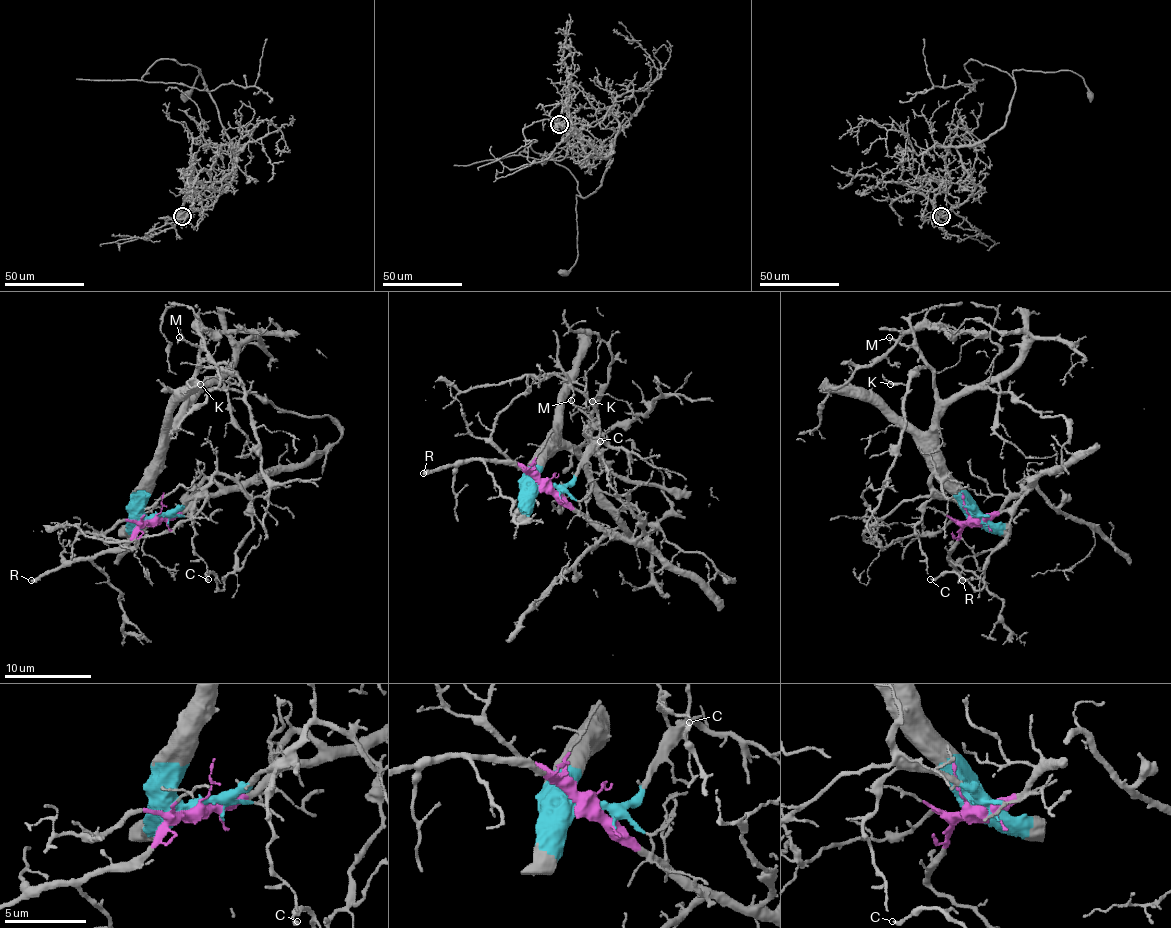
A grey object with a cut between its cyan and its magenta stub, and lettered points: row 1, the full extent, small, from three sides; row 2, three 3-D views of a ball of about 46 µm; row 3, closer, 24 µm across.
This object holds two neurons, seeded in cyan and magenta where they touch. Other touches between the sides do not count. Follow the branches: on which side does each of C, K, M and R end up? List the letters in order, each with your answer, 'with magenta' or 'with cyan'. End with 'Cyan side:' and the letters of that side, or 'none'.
C: with magenta
K: with cyan
M: with cyan
R: with magenta
Cyan side: K, M

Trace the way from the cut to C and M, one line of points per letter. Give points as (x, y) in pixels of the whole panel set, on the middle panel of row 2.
C: (545, 486), (592, 521), (634, 541), (645, 521), (612, 486), (597, 449), (599, 441)
M: (545, 486), (536, 482), (536, 471), (558, 449), (575, 449), (588, 441), (592, 421), (571, 399)

